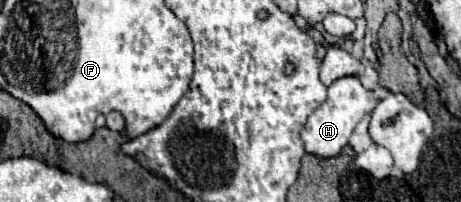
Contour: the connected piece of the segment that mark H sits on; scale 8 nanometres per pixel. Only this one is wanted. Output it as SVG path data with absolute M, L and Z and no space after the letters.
M353 76L339 78L337 82L333 82L329 86L327 100L319 108L315 108L315 112L305 122L305 128L301 130L305 150L319 158L337 156L349 144L349 136L355 130L355 126L359 124L359 120L365 114L371 114L375 110L375 106L377 106L377 100L373 98L371 90L365 90L357 78L353 78Z

